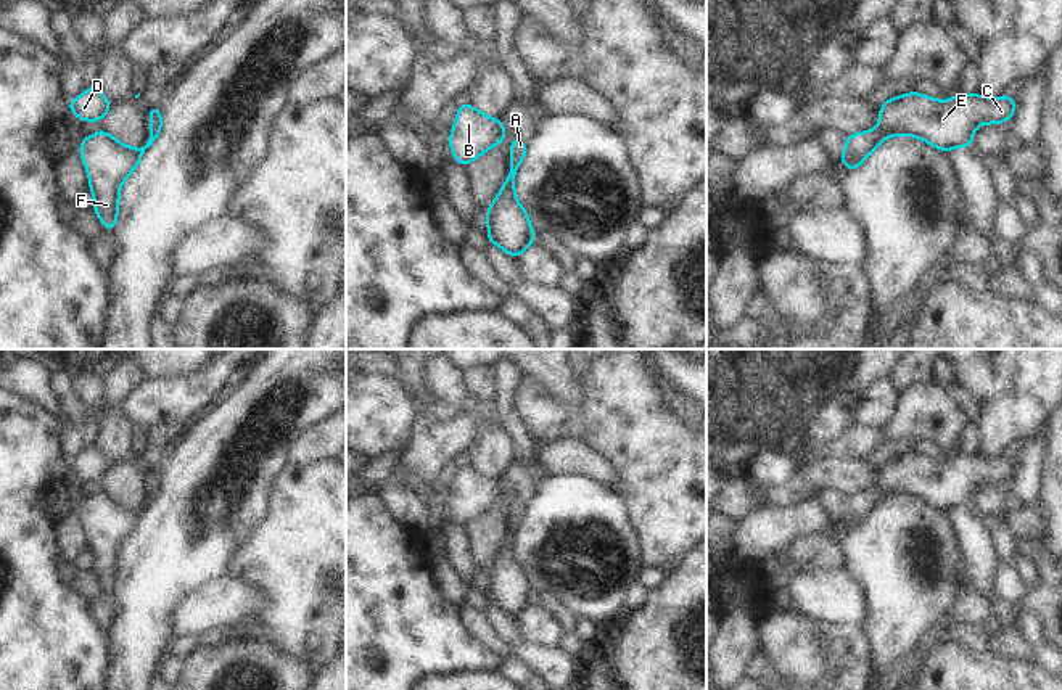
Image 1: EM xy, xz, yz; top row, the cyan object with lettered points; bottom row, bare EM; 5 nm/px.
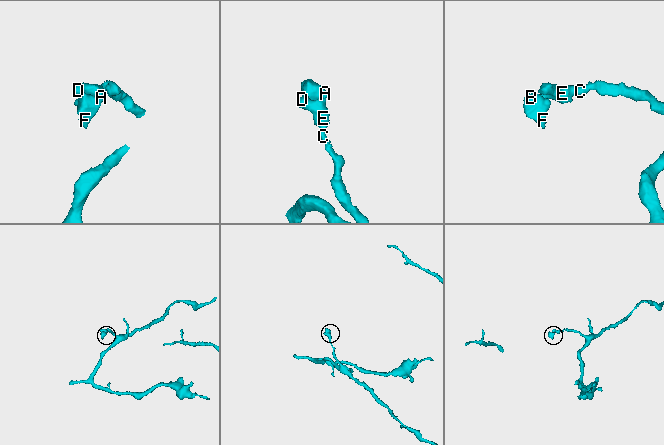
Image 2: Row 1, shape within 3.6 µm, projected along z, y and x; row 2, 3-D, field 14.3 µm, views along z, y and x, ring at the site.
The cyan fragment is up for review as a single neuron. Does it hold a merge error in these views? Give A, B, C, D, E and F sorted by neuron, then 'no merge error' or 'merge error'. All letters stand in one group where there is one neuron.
A B C D E F | no merge error

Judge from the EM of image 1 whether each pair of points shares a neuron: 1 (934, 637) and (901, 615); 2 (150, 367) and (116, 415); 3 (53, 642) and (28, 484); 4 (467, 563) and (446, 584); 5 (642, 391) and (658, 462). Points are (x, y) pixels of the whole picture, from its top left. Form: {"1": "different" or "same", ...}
{"1": "different", "2": "different", "3": "same", "4": "different", "5": "same"}

